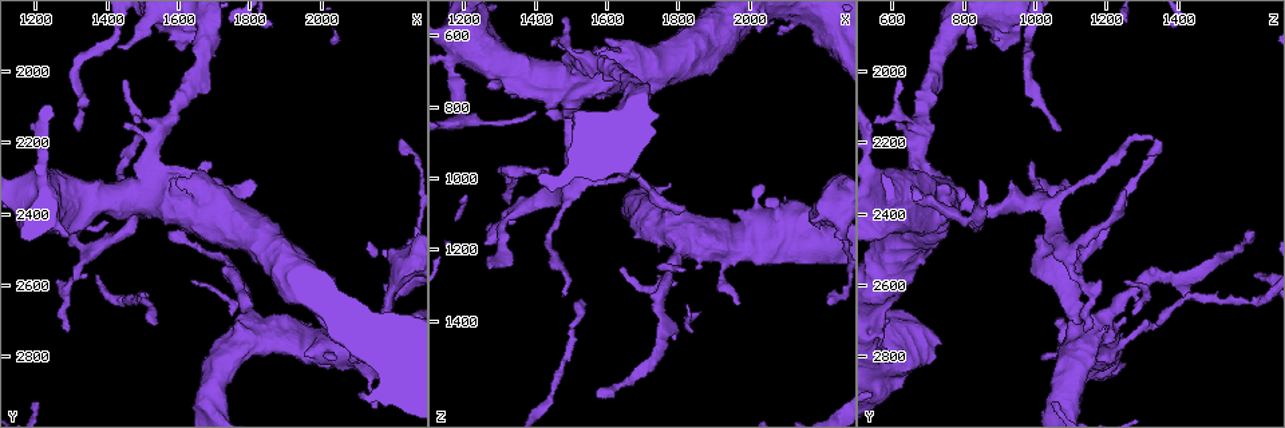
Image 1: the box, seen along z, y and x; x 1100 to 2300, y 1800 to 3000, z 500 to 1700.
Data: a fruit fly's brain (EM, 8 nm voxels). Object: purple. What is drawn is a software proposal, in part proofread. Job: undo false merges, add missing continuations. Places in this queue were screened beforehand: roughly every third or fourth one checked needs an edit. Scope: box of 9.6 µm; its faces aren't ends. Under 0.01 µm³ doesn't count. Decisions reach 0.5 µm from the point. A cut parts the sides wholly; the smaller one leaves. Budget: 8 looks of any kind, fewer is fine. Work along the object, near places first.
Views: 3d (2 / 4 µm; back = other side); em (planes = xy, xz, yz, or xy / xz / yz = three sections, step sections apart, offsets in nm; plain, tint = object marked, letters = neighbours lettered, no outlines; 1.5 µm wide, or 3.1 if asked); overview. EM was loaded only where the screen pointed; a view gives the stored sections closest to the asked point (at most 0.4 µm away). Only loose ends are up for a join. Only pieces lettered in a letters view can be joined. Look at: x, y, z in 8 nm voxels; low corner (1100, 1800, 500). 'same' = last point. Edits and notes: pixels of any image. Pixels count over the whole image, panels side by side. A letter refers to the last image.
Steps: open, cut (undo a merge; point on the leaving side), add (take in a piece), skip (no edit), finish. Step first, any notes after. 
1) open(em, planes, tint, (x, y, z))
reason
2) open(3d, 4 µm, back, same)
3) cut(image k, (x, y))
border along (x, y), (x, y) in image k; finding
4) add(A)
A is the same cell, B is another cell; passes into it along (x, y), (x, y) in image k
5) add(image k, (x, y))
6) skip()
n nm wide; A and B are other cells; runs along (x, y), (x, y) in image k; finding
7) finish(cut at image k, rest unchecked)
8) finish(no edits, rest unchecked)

open(3d, 2 µm, (1770, 2630, 1260))
two arms in line, one across

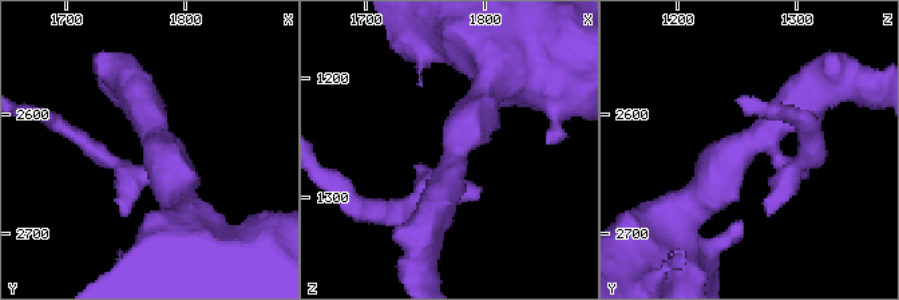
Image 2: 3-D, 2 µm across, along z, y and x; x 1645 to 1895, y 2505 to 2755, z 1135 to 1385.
open(em, xy, step 8, tint, (1774, 2626, 1262))
3 arms; shape alone is not enough

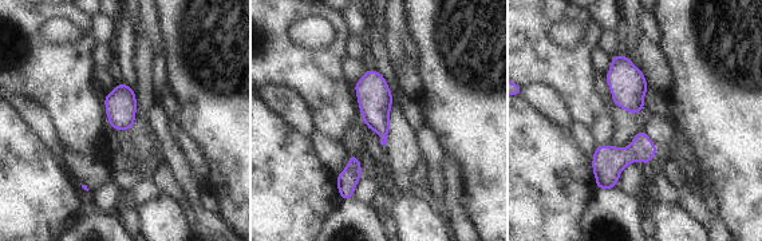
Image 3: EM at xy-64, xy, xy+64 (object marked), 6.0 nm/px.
open(em, planes, letters, same)
cut it another way

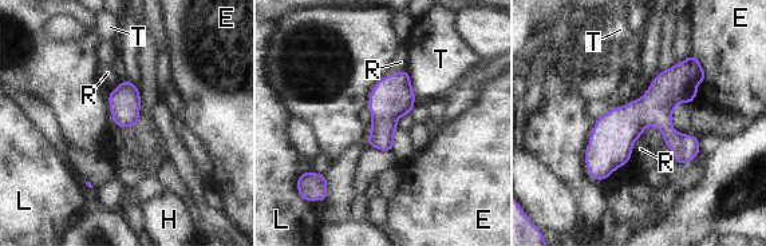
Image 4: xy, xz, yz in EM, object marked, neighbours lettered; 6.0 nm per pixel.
skip()
190 nm wide; E, H, L, R and T are other cells; runs along (693, 59), (609, 147), (596, 175) in image 4; continuous, no second neuron

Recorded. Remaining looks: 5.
open(3d, 2 µm, (2080, 2810, 600))
thick end

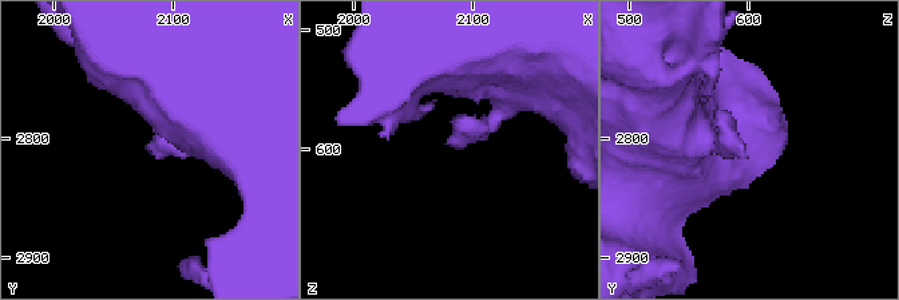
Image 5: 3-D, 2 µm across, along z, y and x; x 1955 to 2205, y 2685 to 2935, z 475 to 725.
open(em, planes, plain, (2080, 2812, 602))
need the tissue

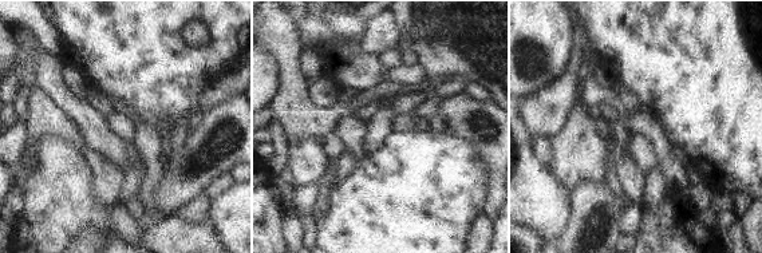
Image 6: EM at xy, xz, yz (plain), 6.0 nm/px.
open(em, planes, letters, same)
see the neighbours

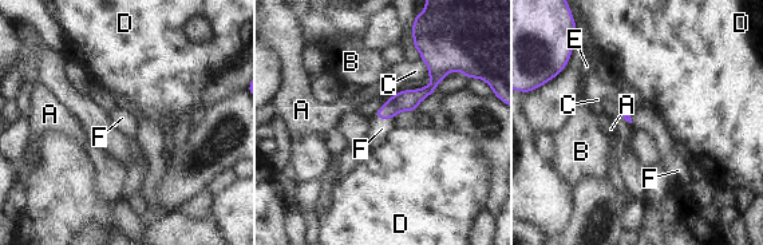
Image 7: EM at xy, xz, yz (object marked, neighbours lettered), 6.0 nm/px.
add(F)
F is the same cell, A, B, C, D and E are other cells; passes into it along (408, 99), (383, 118), (382, 129) in image 7; it goes on there

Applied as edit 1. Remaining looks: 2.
open(em, xz, step 4, tint, (1190, 2350, 640))
thick turns thin

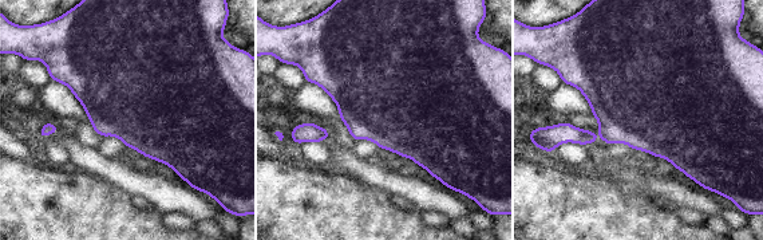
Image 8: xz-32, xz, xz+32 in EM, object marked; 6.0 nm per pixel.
open(em, planes, letters, same)
another direction

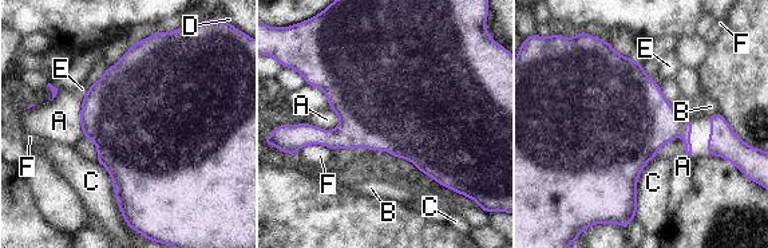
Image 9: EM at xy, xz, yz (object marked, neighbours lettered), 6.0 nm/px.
skip()
A, B, C, D, E and F are other cells; border along (340, 117), (329, 130), (307, 122) in image 9; all the same neuron

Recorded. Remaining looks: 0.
finish(add at image 7, rest unchecked)

